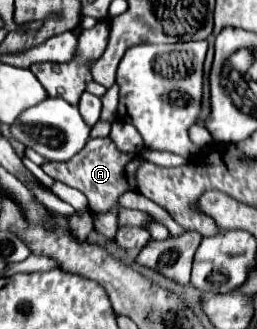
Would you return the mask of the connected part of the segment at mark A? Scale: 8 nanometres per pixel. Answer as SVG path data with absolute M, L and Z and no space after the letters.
M108 137L102 139L90 139L86 143L86 147L72 159L66 163L46 163L42 169L58 179L64 181L70 187L76 187L78 191L82 191L88 201L90 201L90 211L92 213L106 213L110 207L114 207L118 203L118 197L124 191L134 191L136 189L136 171L142 163L142 157L138 155L122 155L114 143Z

